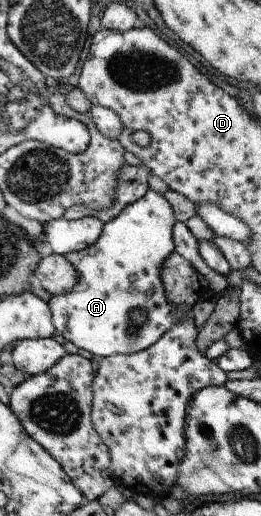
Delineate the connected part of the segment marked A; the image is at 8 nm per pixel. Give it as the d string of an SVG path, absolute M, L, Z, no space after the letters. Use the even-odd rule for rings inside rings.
M148 190L139 200L122 208L115 218L110 218L104 223L100 236L93 244L78 252L64 254L64 260L76 273L74 286L64 294L51 295L47 303L50 322L54 326L55 334L62 336L63 342L70 342L77 349L88 351L96 358L114 354L128 355L149 348L174 324L191 315L190 310L178 312L170 306L160 280L160 266L174 251L171 238L174 222L170 204L160 194ZM134 308L142 308L146 312L146 322L138 328L138 332L136 330L128 332L127 315Z

